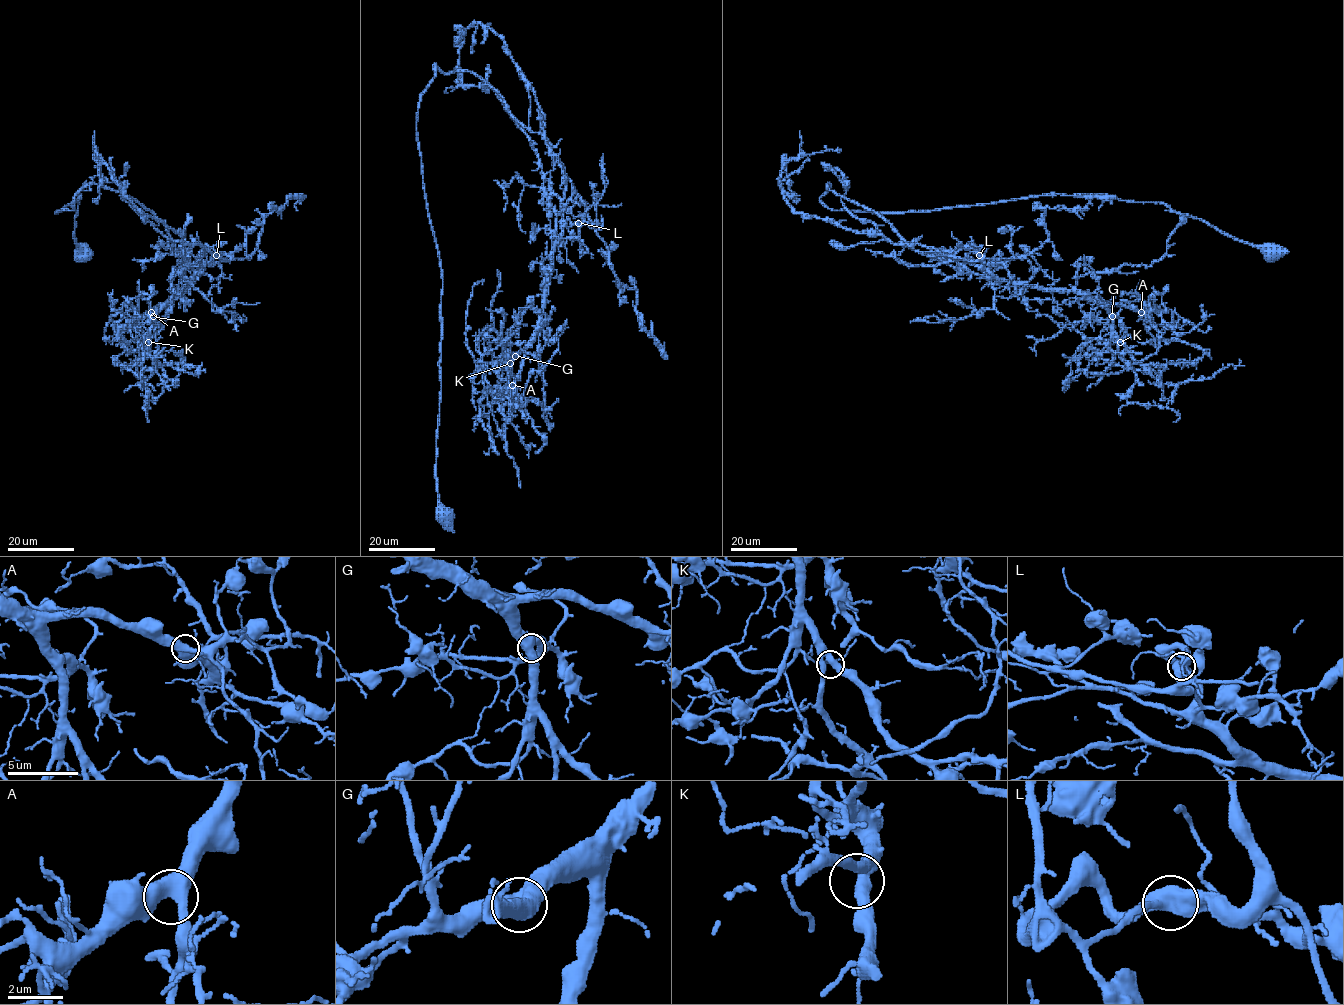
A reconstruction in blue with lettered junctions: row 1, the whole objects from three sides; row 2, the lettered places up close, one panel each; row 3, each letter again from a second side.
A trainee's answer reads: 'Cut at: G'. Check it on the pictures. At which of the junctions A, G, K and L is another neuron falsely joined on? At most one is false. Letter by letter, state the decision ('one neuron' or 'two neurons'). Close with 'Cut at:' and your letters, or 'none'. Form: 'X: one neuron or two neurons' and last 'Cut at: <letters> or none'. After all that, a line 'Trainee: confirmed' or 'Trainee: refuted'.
A: one neuron
G: one neuron
K: one neuron
L: one neuron
Cut at: none
Trainee: refuted

